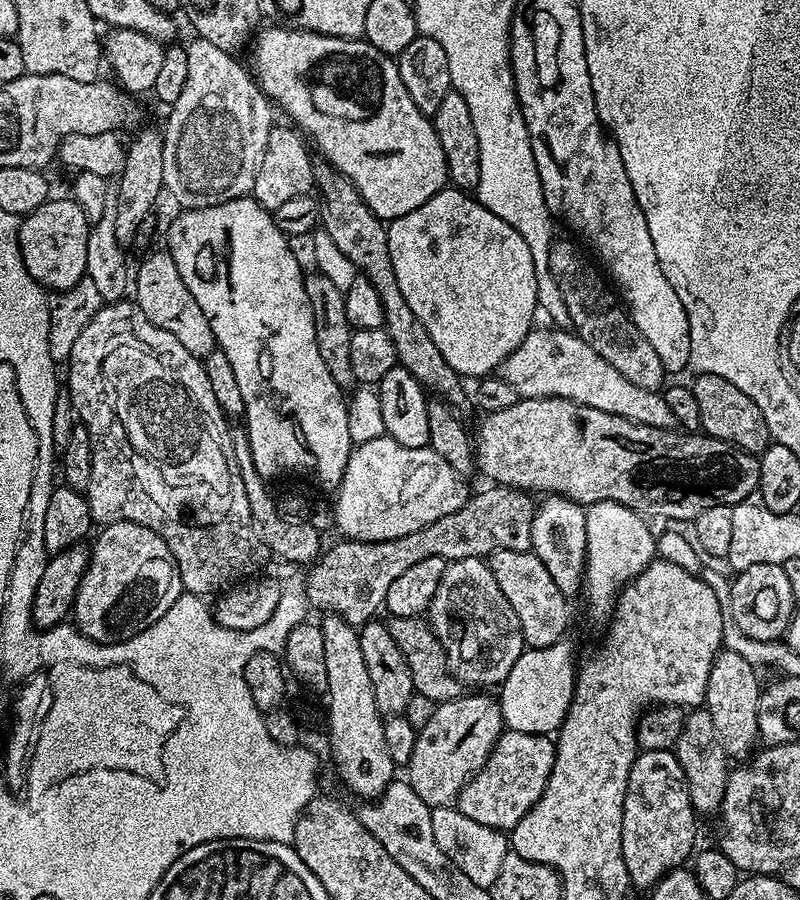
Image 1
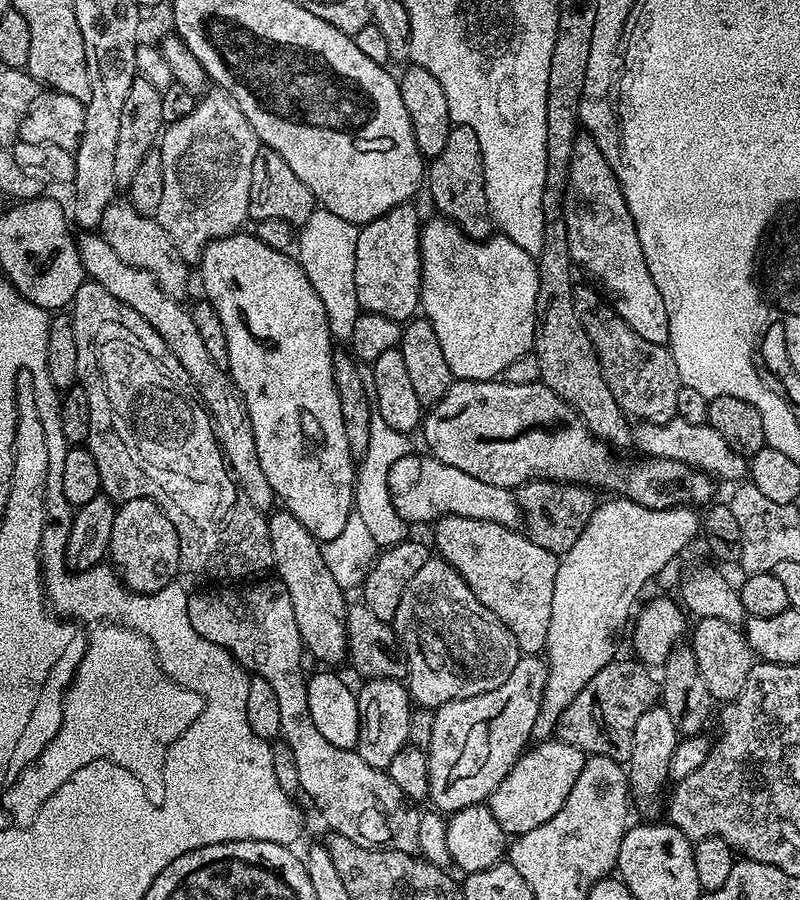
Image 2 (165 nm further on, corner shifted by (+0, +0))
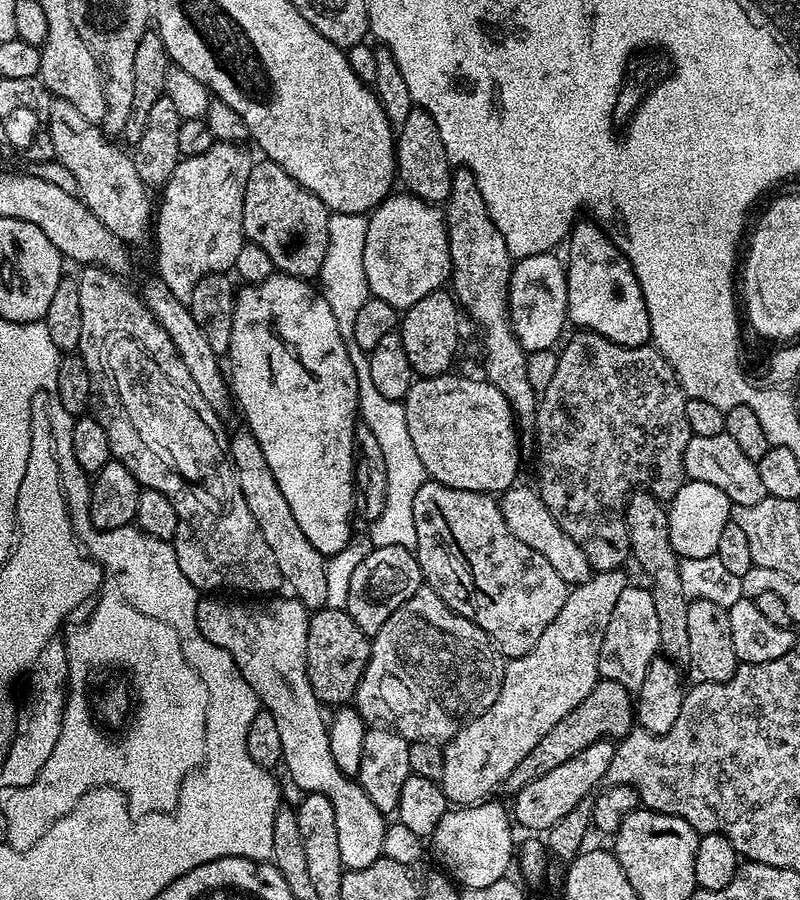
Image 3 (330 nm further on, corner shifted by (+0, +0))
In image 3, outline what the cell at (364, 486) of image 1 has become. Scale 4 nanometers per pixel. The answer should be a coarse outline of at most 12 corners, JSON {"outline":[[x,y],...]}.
{"outline":[[517,483],[498,503],[510,534],[570,586],[593,573],[539,491]]}

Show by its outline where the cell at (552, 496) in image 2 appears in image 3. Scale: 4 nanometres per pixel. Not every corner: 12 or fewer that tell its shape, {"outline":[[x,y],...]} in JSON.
{"outline":[[580,330],[534,417],[546,510],[593,572],[686,481],[684,388]]}

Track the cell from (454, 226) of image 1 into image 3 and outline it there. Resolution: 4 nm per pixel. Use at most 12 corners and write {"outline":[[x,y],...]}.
{"outline":[[553,253],[513,263],[509,320],[525,352],[552,348],[568,281]]}

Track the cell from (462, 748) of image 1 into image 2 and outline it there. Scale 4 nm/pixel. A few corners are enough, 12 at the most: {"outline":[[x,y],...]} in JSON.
{"outline":[[548,665],[435,709],[428,800],[483,805],[524,755]]}

